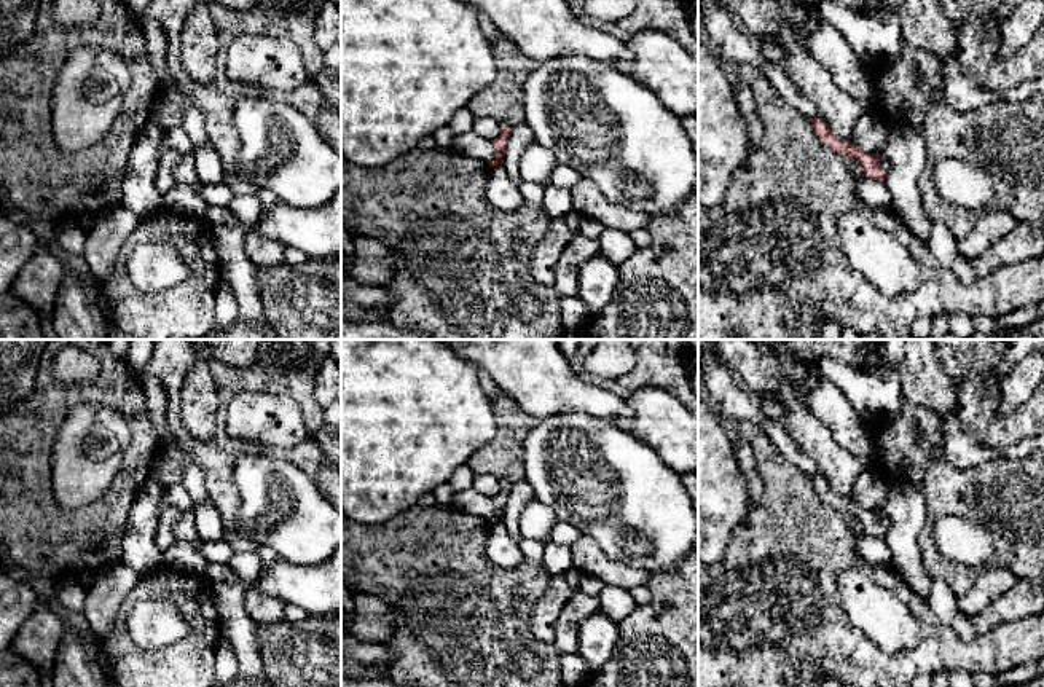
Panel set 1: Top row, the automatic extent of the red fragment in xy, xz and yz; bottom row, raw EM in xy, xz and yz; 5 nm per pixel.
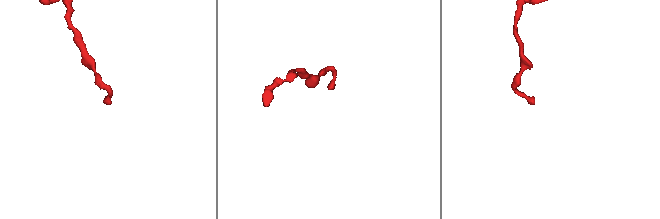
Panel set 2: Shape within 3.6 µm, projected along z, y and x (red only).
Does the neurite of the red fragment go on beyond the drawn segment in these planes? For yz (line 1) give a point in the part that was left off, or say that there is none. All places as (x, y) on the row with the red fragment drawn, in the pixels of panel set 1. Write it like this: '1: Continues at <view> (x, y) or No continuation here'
1: No continuation here

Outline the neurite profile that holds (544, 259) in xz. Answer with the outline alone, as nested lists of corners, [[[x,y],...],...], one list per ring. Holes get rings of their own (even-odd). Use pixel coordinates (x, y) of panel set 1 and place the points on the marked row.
[[[563,218],[550,220],[544,239],[534,247],[528,258],[529,273],[539,285],[555,285],[558,260],[575,234]]]

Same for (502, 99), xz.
[[[504,35],[493,43],[493,56],[497,69],[496,78],[470,99],[467,108],[475,118],[491,116],[512,129],[524,123],[523,86],[539,64]]]

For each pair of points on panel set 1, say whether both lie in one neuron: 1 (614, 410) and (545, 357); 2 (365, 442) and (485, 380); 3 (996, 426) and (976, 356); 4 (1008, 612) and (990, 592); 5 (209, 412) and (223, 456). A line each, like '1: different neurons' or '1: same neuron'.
1: same neuron
2: different neurons
3: same neuron
4: different neurons
5: different neurons

